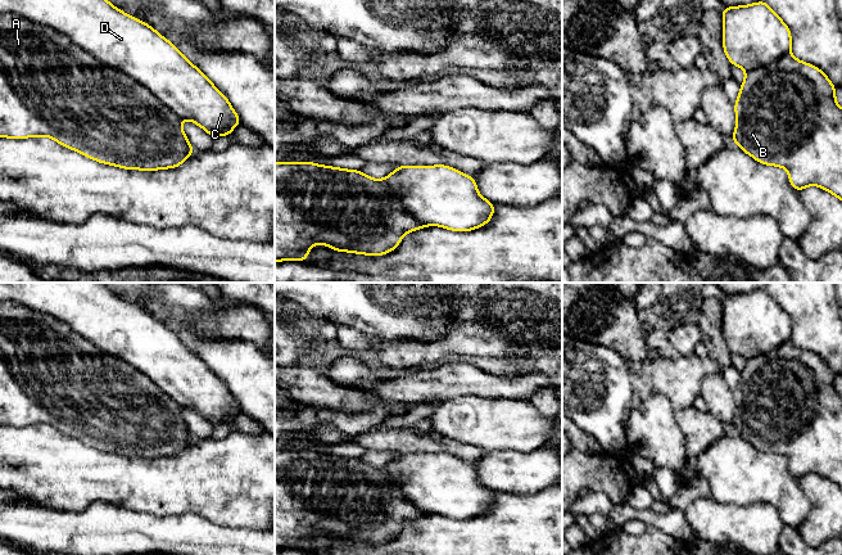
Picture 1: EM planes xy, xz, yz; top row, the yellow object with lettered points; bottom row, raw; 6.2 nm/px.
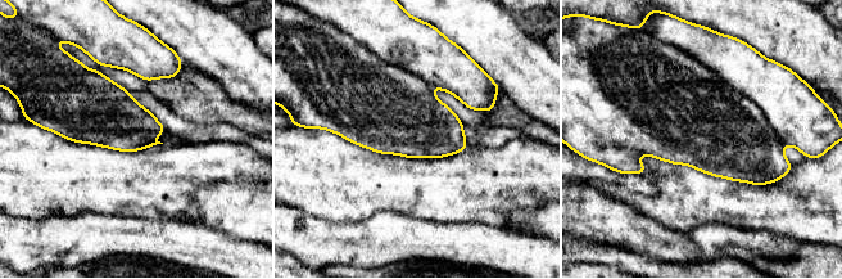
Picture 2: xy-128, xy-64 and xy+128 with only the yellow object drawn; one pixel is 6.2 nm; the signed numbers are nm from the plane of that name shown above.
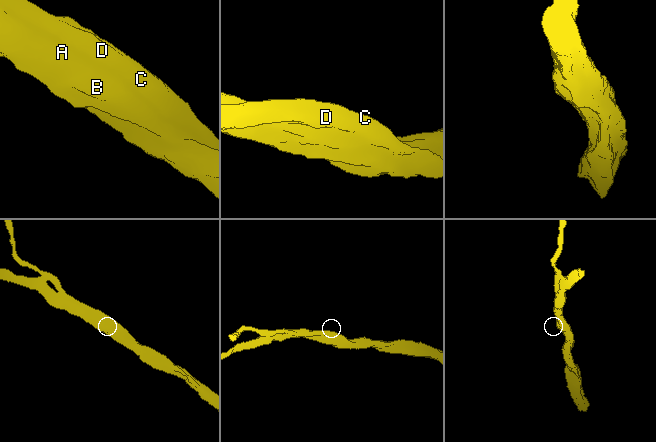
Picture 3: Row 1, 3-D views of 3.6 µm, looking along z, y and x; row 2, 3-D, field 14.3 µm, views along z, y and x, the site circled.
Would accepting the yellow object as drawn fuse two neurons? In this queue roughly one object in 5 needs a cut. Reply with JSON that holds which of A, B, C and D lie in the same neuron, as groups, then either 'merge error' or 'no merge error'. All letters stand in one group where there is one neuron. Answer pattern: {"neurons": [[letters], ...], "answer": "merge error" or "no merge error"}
{"neurons": [["A", "B", "C", "D"]], "answer": "no merge error"}

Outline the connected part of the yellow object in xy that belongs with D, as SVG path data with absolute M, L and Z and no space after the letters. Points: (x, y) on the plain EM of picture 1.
M0 283L0 425L21 428L21 427L33 425L33 424L46 424L54 427L60 433L76 438L83 442L85 445L91 446L99 451L118 454L125 457L155 459L155 457L164 457L164 456L176 456L181 454L187 447L189 443L195 441L195 437L191 434L186 423L182 419L182 414L181 414L182 407L189 407L191 410L195 410L212 425L223 424L223 423L231 425L231 418L241 412L237 401L234 398L227 385L171 329L164 326L151 313L117 297L101 283Z

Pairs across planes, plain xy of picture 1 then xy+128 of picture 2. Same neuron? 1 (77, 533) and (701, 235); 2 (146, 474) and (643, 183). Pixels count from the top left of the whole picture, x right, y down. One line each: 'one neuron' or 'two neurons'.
1: one neuron
2: two neurons

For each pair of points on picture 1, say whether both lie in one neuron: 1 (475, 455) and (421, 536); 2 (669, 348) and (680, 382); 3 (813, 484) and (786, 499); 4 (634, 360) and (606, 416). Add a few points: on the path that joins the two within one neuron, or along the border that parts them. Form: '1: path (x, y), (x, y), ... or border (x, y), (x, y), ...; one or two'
1: border (484, 451), (472, 464); two
2: border (680, 355), (674, 359), (657, 357); two
3: border (797, 479), (810, 504), (809, 514), (802, 520); two
4: border (607, 348), (615, 350), (634, 368); two

